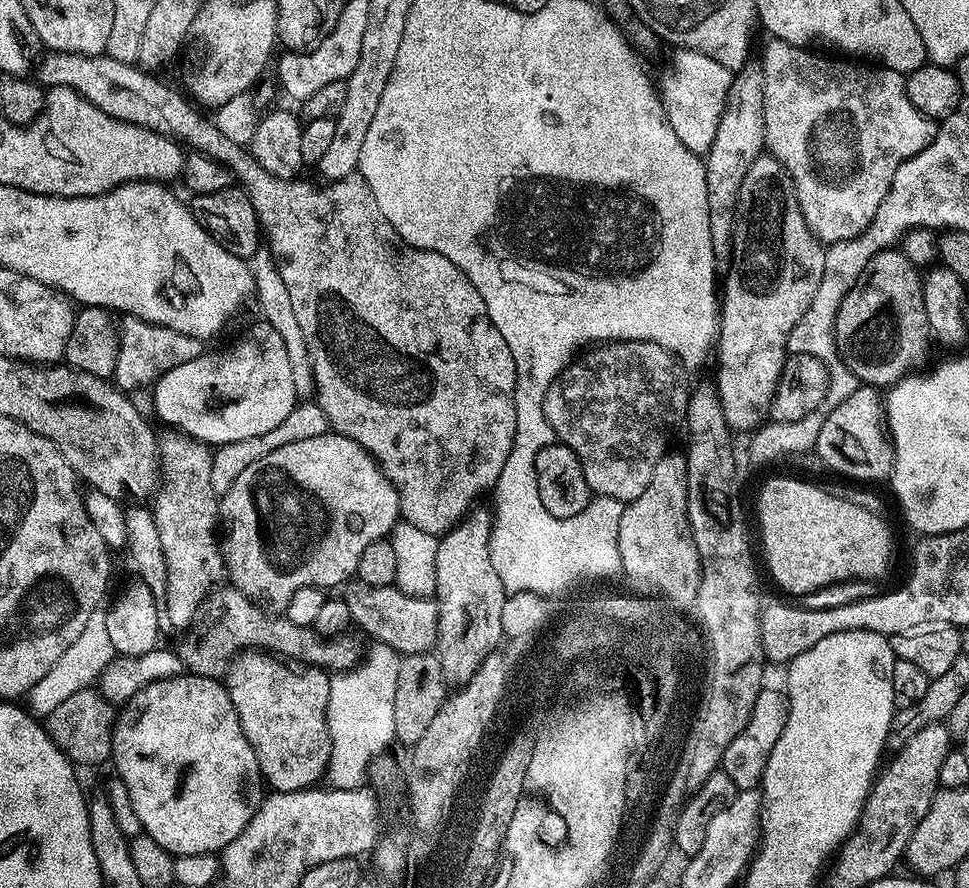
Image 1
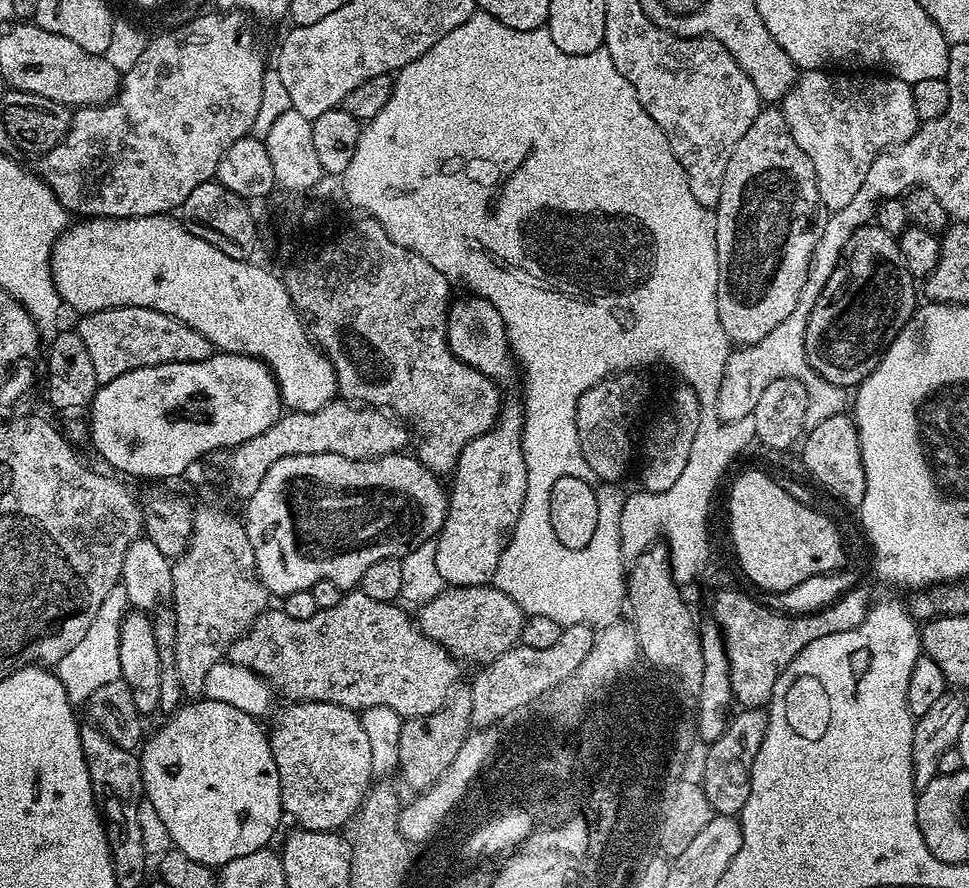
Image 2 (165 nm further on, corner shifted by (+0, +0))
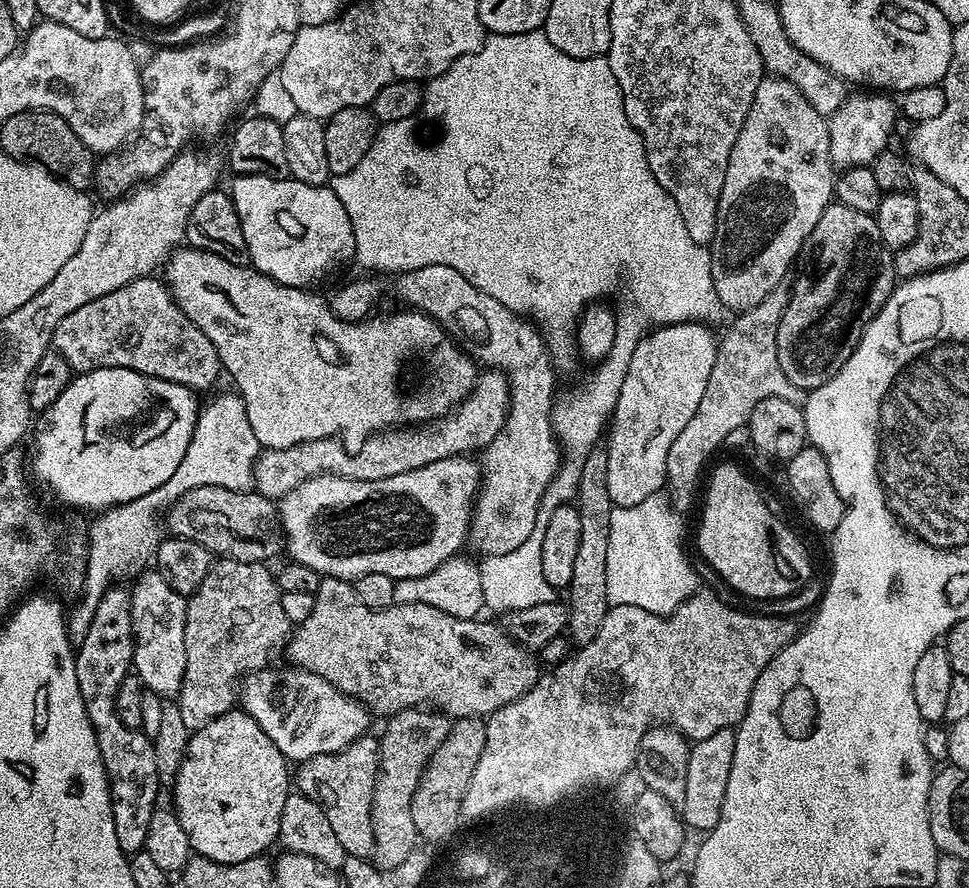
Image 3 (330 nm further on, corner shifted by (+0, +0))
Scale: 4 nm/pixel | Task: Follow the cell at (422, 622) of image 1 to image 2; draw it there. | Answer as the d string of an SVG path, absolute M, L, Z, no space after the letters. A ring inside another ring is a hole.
M492 584L445 587L430 602L419 605L414 619L422 634L448 649L457 661L469 660L475 666L485 666L511 648L520 644L526 613L502 590Z

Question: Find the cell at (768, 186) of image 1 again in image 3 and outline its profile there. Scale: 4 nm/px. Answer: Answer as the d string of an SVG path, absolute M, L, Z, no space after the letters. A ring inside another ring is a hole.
M771 74L765 75L762 82L758 82L758 90L754 90L754 102L750 102L750 110L746 114L746 122L742 122L742 130L738 134L738 138L734 142L734 150L730 150L730 162L726 166L726 182L722 182L722 194L718 202L718 218L716 219L716 233L710 245L712 253L712 288L718 294L721 305L725 309L728 308L732 314L739 314L750 310L754 306L758 306L758 302L762 302L762 298L766 298L766 294L770 294L770 290L781 287L785 283L784 275L788 272L788 267L797 263L798 257L804 251L804 243L810 234L810 230L814 230L814 226L818 226L818 218L822 218L824 211L828 209L829 204L834 200L834 165L830 158L830 134L828 133L828 120L822 115L818 114L818 110L814 110L814 106L810 106L810 102L806 102L806 98L802 98L802 94L790 82L786 82L781 76L773 76Z

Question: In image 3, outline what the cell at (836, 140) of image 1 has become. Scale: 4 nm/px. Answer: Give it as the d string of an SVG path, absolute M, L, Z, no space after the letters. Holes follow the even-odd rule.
M888 94L849 95L842 106L828 120L830 158L837 169L859 168L871 165L878 153L889 147L888 135L898 121L898 108Z

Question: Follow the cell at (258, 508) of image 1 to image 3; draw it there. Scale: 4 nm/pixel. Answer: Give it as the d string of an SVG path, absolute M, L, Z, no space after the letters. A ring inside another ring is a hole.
M471 455L451 456L442 458L438 462L430 462L425 468L410 470L406 474L394 474L394 478L378 478L377 480L351 480L345 476L315 476L302 486L294 486L290 494L278 501L280 510L280 523L282 525L282 537L288 543L288 552L295 563L302 566L310 566L310 570L320 573L321 577L333 576L339 580L355 582L362 574L386 574L394 581L405 580L406 578L422 578L430 574L438 566L442 566L450 557L457 555L461 551L460 547L465 547L468 538L468 527L472 524L472 508L476 505L476 494L480 491L482 479L482 468L476 464Z

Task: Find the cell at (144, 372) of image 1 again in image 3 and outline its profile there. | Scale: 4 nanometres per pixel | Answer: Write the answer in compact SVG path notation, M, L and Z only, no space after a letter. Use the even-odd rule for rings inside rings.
M143 276L118 290L110 290L110 294L102 294L102 298L94 298L94 302L78 306L74 314L66 314L66 318L58 322L58 330L54 330L52 335L52 348L59 356L66 358L73 373L99 368L125 368L193 390L208 388L222 376L217 348L206 334L202 334L202 330L198 330L198 326L194 326L194 322L190 322L190 318L186 318L186 314L168 291L167 283L163 279L156 279Z

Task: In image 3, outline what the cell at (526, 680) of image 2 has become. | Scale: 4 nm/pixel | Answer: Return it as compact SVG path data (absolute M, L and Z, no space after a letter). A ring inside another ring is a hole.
M597 446L581 463L578 472L576 507L581 519L581 541L578 542L573 577L566 594L570 596L568 630L573 643L579 647L584 647L598 636L602 622L605 621L605 616L611 607L606 585L606 557L614 505L610 502L610 492L606 483L607 458L607 449Z

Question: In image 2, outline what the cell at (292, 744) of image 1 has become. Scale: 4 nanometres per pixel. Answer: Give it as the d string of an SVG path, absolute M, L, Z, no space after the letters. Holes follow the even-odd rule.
M302 700L285 703L280 713L275 713L276 721L270 724L270 739L274 766L278 766L280 783L280 807L297 821L301 828L315 832L334 832L343 829L343 824L353 819L360 810L370 785L374 780L370 762L370 738L362 726L359 715L351 708L343 708L330 702Z

